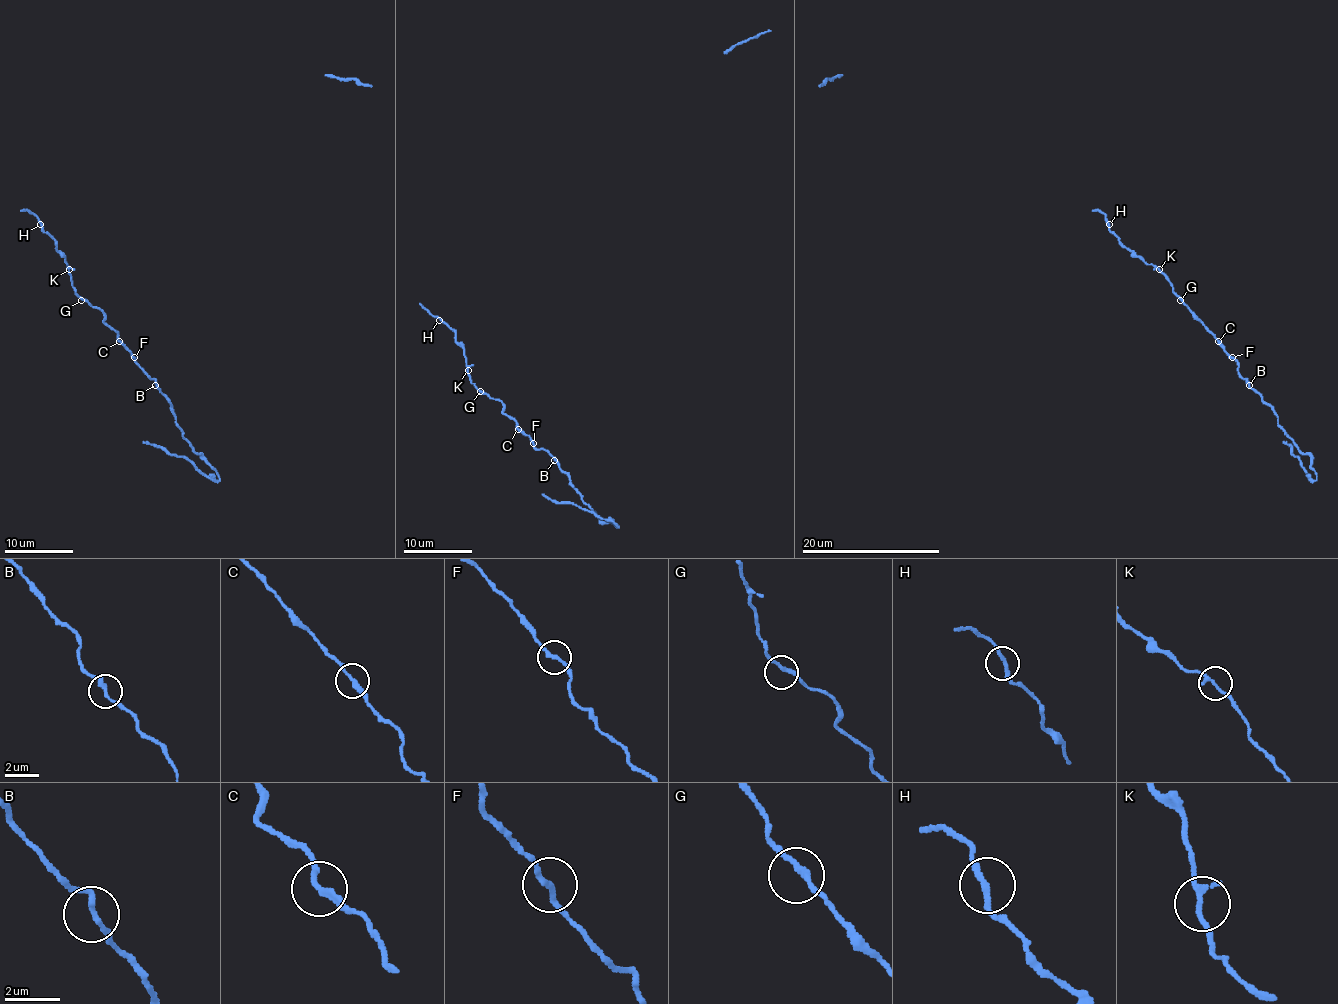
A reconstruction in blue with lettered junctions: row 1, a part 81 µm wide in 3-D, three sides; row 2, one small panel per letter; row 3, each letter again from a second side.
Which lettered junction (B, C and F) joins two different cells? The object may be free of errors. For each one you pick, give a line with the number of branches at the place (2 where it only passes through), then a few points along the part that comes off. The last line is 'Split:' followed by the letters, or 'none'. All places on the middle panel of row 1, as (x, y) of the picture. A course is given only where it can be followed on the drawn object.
Split: none

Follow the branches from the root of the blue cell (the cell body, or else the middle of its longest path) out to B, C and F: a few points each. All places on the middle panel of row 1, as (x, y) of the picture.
B: (444, 323), (463, 349), (470, 380), (498, 399), (503, 411), (516, 422), (534, 446), (554, 460)
C: (444, 323), (463, 349), (470, 380), (498, 399), (518, 429)
F: (444, 323), (463, 349), (470, 380), (498, 399), (503, 411), (534, 442)

